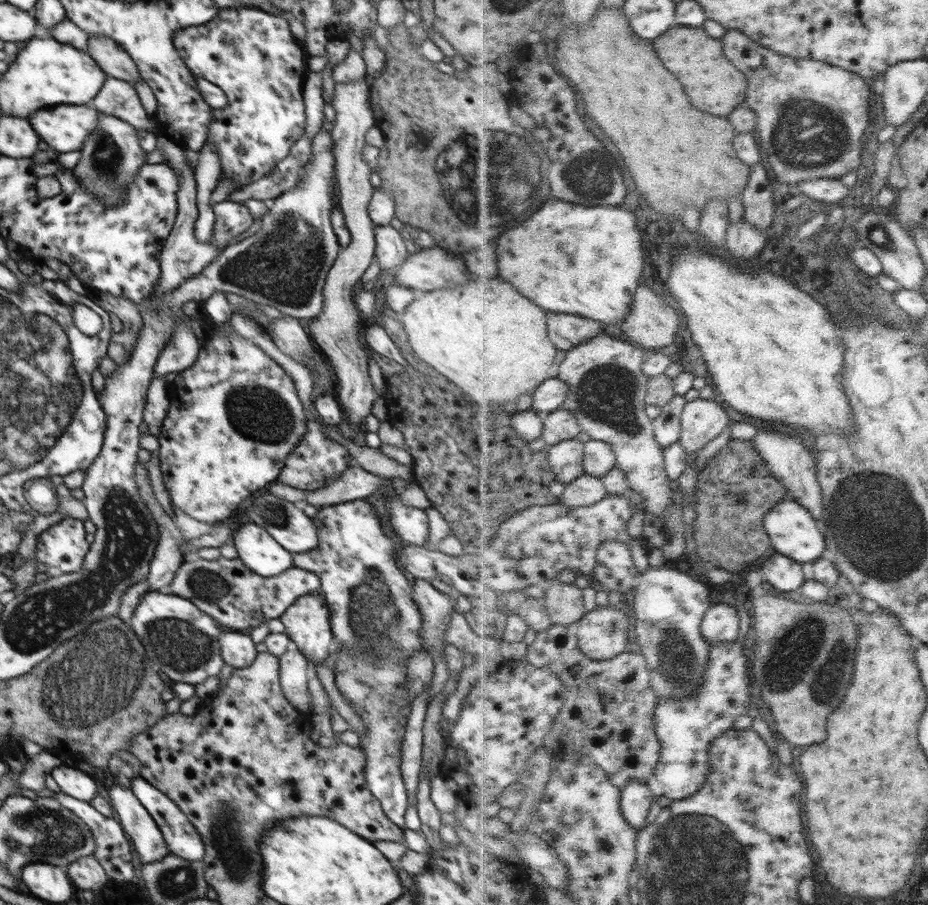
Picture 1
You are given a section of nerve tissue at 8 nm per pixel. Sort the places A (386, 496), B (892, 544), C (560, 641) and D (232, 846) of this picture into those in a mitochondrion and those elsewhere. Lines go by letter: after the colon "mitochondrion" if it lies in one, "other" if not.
A: other
B: mitochondrion
C: other
D: mitochondrion

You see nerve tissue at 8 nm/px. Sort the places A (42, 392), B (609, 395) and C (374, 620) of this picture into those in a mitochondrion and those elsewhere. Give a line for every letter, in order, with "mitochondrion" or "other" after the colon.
A: mitochondrion
B: mitochondrion
C: mitochondrion

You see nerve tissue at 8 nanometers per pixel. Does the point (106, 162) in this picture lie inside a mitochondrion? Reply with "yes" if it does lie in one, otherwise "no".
yes

